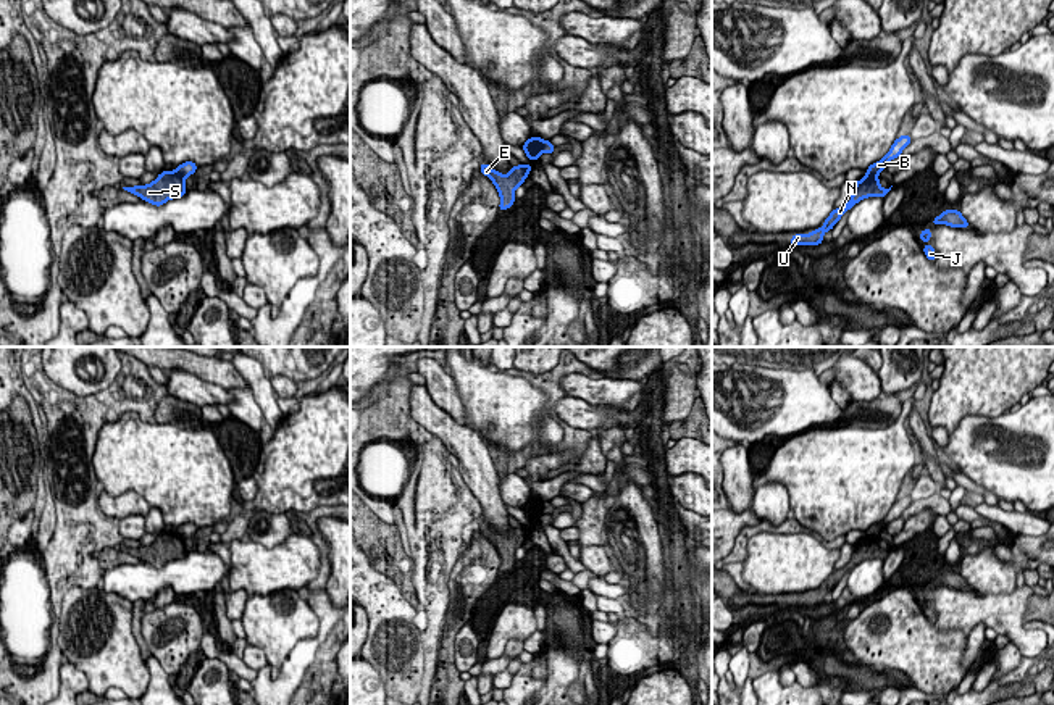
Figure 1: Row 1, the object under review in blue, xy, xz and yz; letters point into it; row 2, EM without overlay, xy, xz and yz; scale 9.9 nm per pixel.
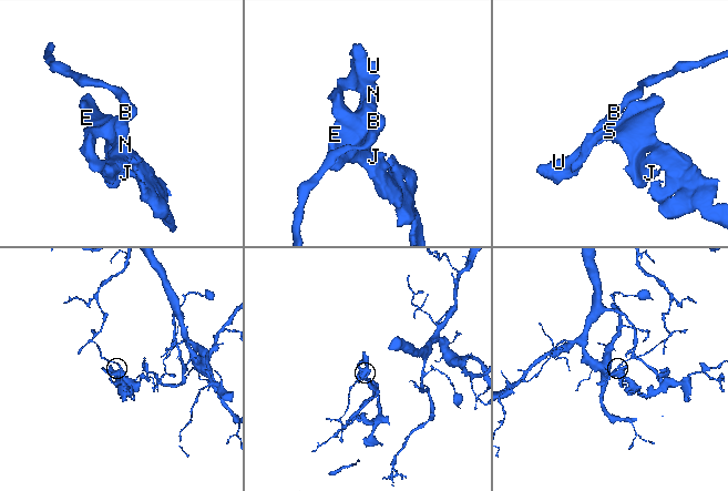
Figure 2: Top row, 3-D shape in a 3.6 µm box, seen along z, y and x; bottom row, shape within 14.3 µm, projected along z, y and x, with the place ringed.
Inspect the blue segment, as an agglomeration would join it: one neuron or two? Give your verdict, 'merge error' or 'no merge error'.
merge error

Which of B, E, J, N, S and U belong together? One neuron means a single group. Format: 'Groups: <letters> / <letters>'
Groups: B / E J N S U

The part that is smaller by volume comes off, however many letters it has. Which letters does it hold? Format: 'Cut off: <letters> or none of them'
Cut off: E, J, N, S, U

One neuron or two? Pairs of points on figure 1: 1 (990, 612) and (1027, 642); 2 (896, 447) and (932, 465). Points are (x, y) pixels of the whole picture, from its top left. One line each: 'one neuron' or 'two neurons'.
1: one neuron
2: two neurons

